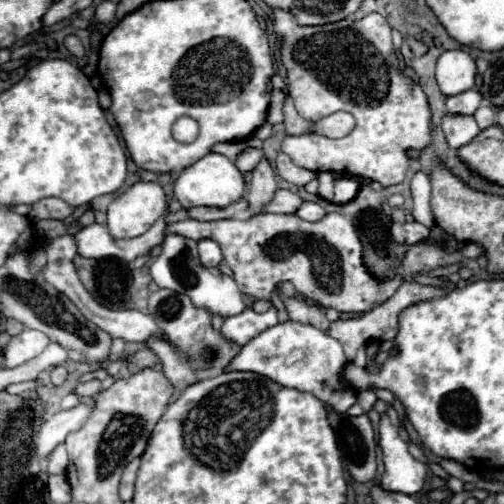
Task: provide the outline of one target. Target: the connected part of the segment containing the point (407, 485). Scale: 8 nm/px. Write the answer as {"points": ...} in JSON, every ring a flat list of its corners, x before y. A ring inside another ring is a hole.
{"points":[[381,417,379,427,379,447,383,451,385,473,381,485,389,491,399,491,405,495,415,495,423,489,427,479,425,463,419,463,407,451,407,443,399,437,399,429,391,425,389,417]]}

